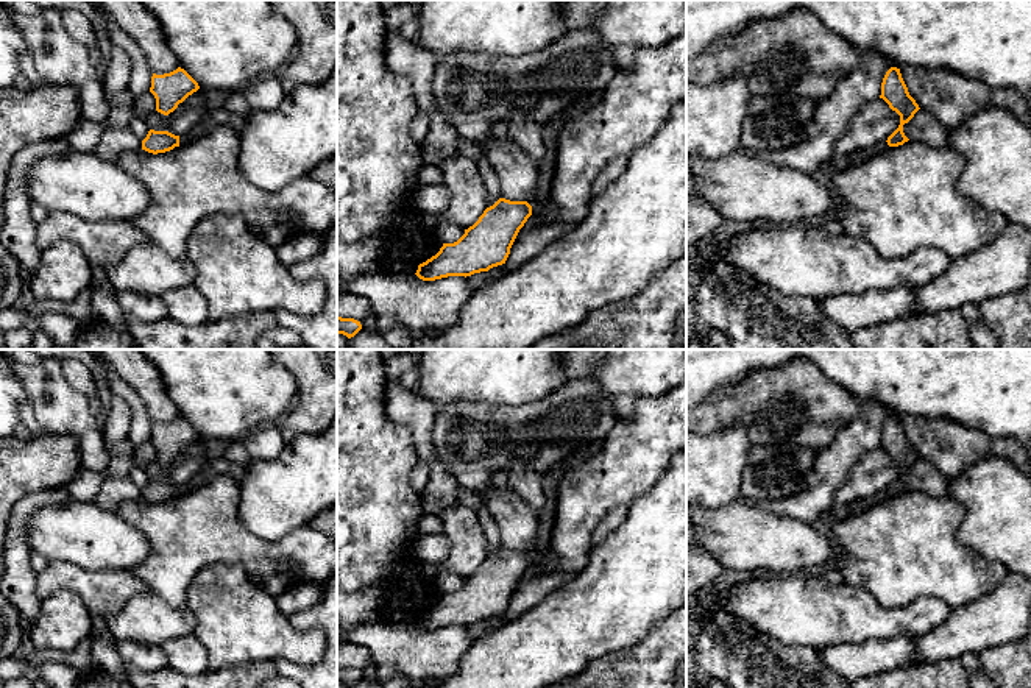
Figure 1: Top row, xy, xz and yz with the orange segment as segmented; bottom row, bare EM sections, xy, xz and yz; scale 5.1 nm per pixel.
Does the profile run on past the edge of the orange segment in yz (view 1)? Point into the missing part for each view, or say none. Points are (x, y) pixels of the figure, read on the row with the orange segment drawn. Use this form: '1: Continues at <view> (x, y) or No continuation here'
1: No continuation here

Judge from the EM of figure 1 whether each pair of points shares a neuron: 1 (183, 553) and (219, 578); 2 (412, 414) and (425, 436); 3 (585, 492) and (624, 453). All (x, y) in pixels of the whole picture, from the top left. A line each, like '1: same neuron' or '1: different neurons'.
1: different neurons
2: same neuron
3: same neuron

